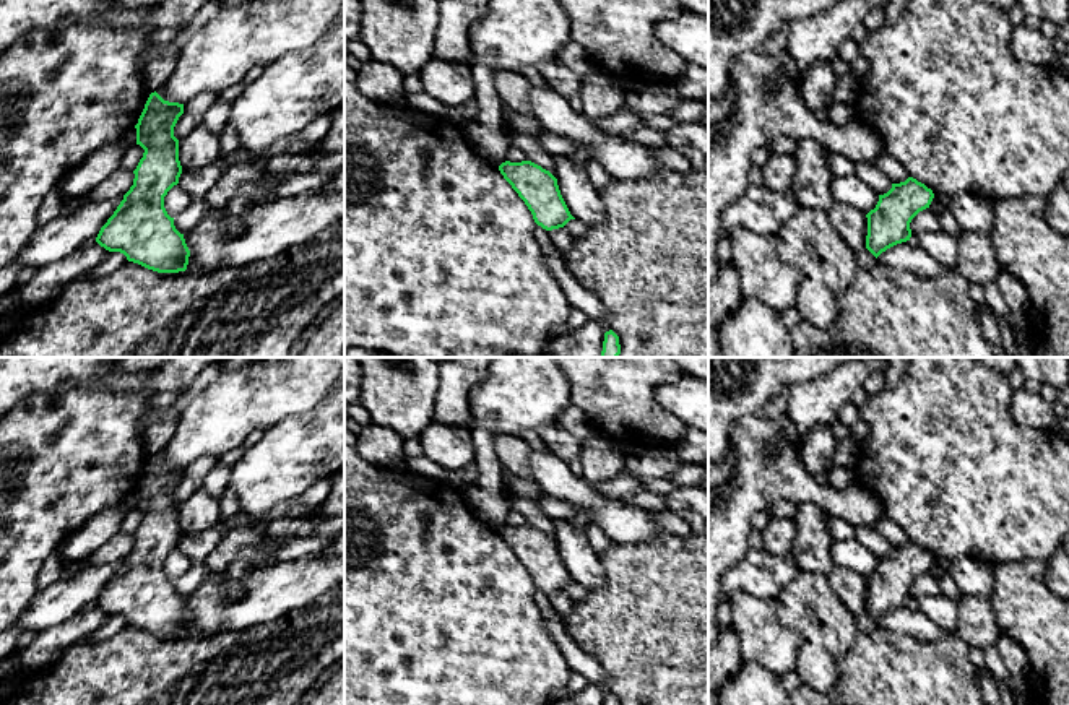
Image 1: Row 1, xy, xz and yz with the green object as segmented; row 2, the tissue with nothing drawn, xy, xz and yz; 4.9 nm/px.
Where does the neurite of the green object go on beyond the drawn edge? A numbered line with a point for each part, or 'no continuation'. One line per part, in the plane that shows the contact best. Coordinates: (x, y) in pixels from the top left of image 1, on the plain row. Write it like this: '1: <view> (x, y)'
no continuation

